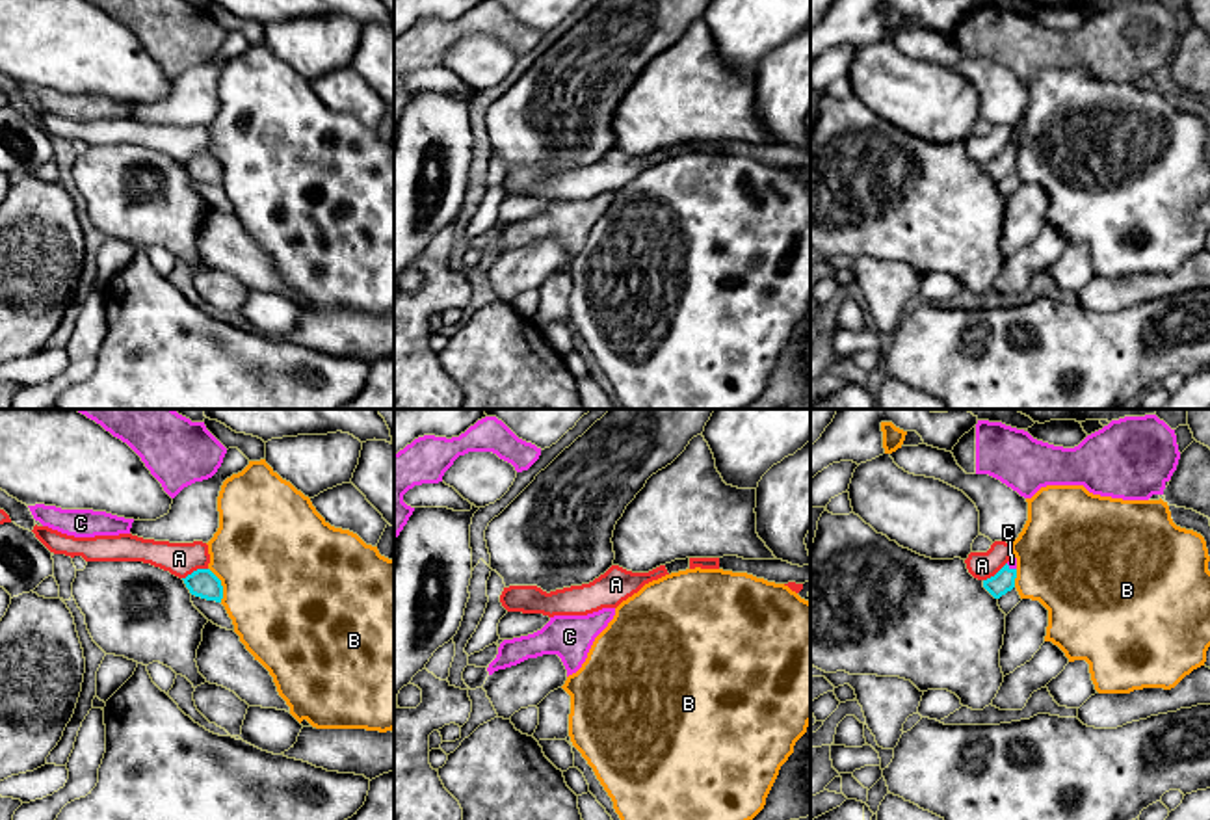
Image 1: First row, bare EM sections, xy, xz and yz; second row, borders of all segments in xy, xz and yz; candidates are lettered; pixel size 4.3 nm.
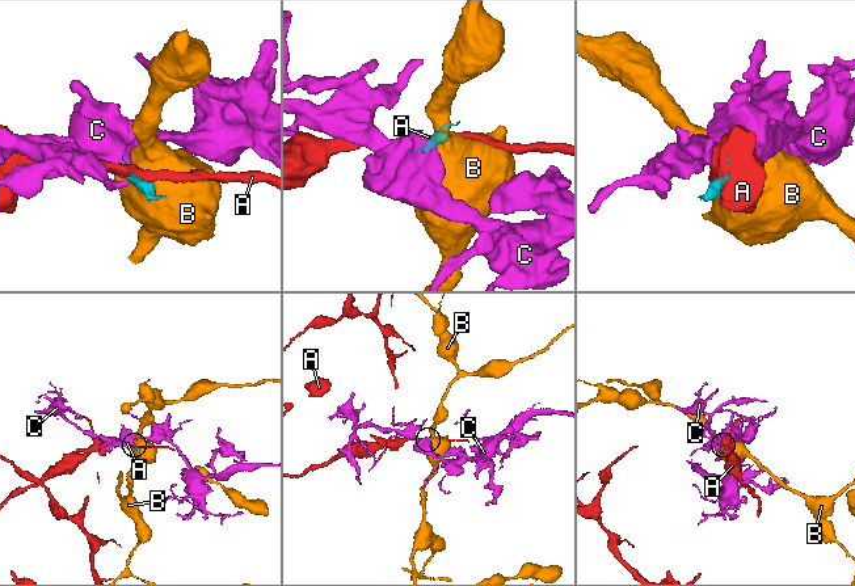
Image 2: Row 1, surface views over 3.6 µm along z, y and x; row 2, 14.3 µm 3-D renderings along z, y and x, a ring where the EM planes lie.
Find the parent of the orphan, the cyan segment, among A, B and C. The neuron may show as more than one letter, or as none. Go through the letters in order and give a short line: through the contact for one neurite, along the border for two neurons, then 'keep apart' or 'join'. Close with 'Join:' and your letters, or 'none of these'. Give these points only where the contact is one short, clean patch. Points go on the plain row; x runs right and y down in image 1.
A: xy (207, 151), (197, 151), (183, 162) | keep apart
B: xy (209, 151), (220, 164), (222, 185) | keep apart
C: yz (1004, 164), (1012, 153), (1012, 145) | join
Join: C

